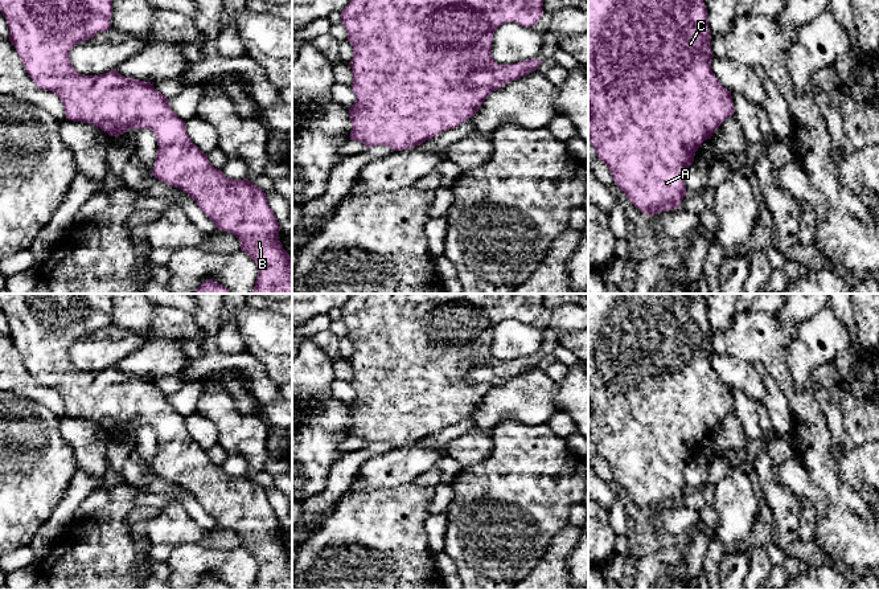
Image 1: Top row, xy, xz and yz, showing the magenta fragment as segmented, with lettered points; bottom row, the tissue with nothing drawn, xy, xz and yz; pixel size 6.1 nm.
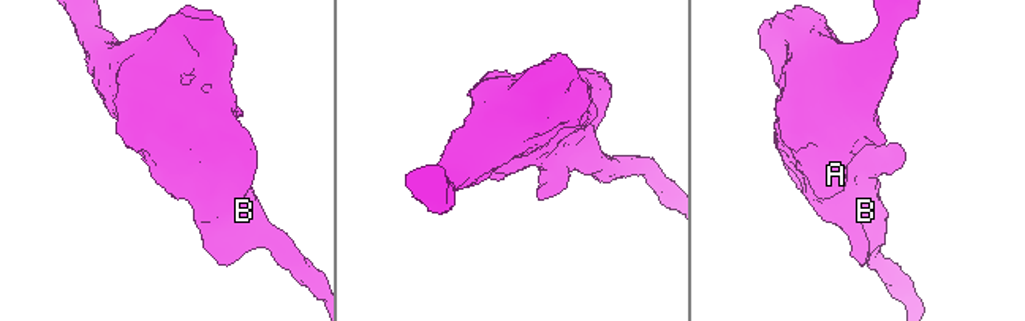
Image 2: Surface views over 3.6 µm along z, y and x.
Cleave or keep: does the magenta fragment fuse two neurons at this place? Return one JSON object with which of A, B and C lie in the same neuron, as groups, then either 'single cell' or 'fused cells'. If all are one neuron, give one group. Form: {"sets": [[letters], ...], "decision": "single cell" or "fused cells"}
{"sets": [["A", "B", "C"]], "decision": "single cell"}

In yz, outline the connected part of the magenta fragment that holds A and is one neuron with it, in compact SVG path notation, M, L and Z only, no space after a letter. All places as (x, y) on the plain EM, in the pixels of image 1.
M588 294L588 437L596 452L611 467L615 482L642 509L653 512L679 505L686 492L685 468L693 460L695 448L716 425L735 409L731 388L724 385L711 366L712 349L707 304L702 294Z

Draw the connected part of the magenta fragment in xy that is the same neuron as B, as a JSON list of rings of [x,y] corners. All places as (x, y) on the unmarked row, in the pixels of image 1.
[[[0,294],[0,308],[8,319],[9,337],[26,369],[37,384],[61,396],[66,415],[94,421],[110,433],[120,433],[130,425],[153,427],[159,447],[152,471],[188,489],[217,525],[238,534],[241,546],[258,562],[252,590],[292,590],[292,552],[278,536],[280,523],[266,489],[247,475],[233,476],[214,464],[208,451],[190,437],[185,418],[172,407],[169,396],[153,384],[155,378],[127,374],[115,365],[85,372],[73,364],[70,347],[111,325],[112,298],[108,294]]]

